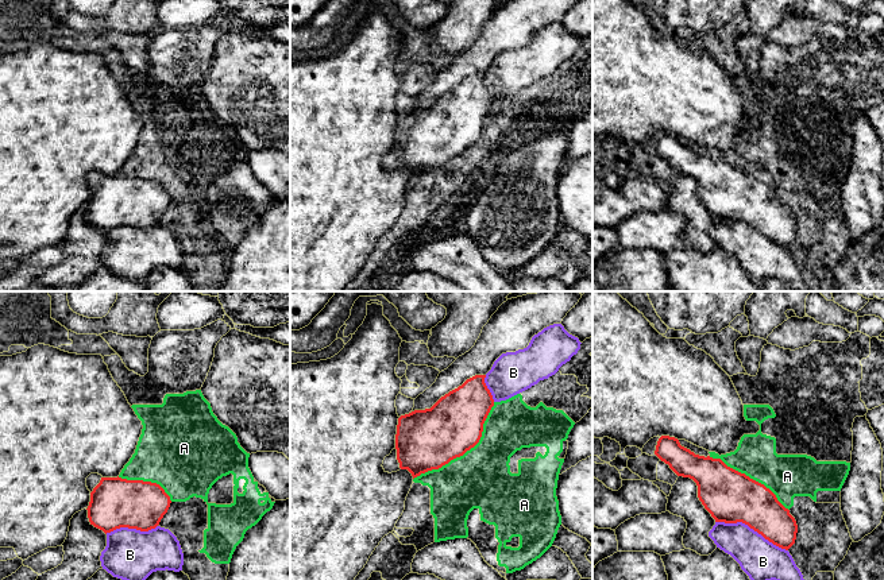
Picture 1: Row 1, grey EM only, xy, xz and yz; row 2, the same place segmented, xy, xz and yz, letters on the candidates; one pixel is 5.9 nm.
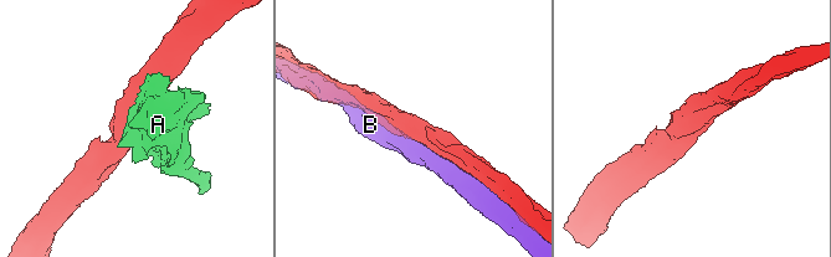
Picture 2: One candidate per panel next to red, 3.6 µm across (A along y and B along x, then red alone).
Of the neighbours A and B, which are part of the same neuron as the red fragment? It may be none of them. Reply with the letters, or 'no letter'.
no letter

